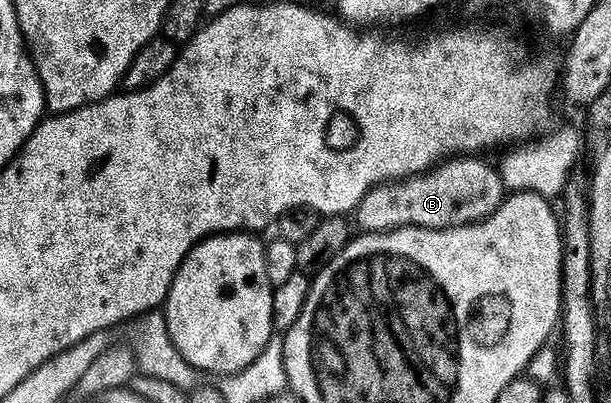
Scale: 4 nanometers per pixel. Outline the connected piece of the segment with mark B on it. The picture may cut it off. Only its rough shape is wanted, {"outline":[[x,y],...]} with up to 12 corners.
{"outline":[[463,156],[368,191],[367,234],[451,230],[506,201],[501,173]]}

